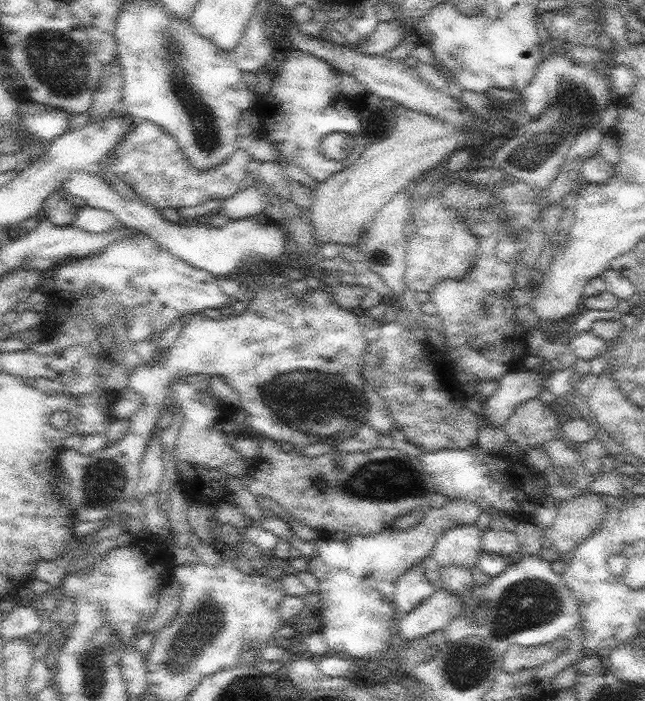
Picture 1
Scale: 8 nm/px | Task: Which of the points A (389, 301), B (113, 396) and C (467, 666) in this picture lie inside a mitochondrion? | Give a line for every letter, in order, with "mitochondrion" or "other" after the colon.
A: other
B: other
C: mitochondrion

